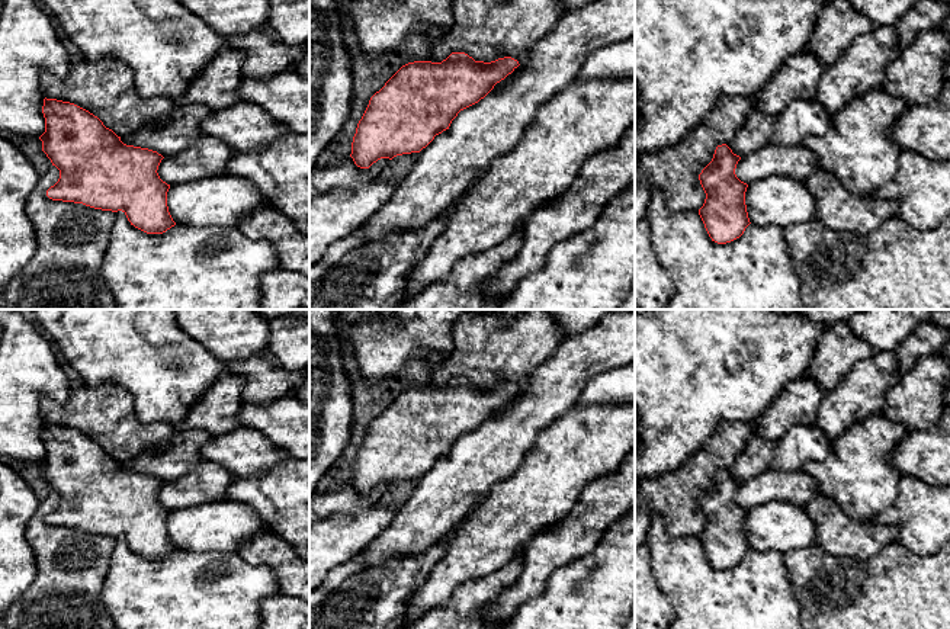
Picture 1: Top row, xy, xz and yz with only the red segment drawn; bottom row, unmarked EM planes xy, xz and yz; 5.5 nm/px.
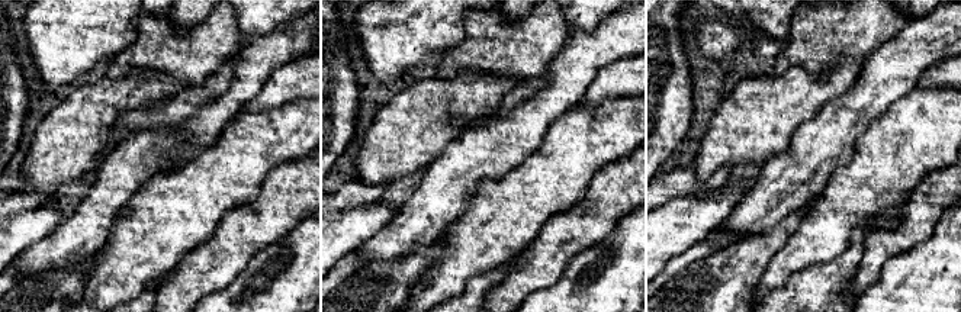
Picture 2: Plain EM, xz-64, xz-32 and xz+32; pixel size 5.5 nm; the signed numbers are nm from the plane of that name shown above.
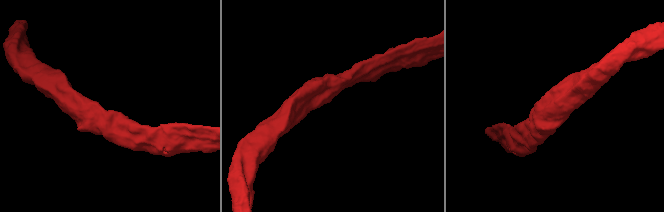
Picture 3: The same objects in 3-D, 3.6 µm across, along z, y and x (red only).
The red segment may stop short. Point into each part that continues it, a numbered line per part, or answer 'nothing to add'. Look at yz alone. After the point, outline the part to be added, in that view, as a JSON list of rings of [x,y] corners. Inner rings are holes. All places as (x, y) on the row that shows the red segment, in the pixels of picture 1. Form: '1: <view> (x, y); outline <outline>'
nothing to add

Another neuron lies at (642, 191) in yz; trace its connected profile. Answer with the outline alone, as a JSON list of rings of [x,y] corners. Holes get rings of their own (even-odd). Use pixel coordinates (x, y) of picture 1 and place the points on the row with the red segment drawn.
[[[644,179],[635,182],[635,222],[646,216],[651,187]]]

